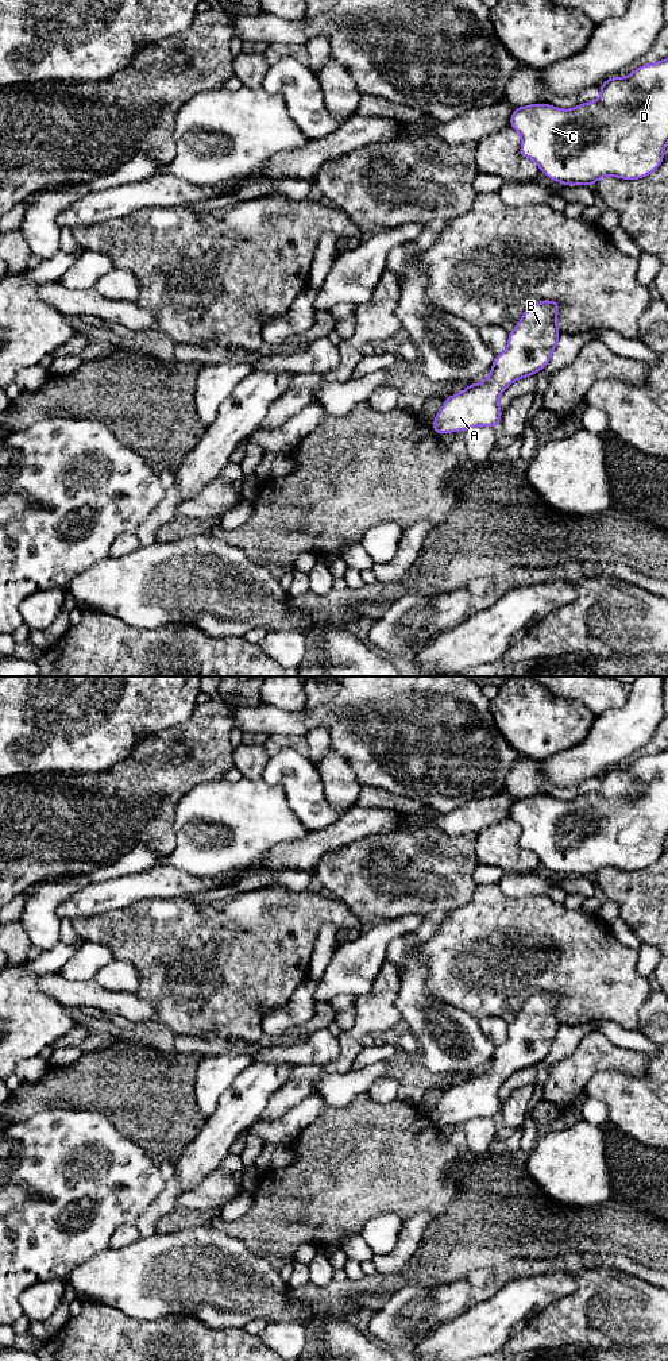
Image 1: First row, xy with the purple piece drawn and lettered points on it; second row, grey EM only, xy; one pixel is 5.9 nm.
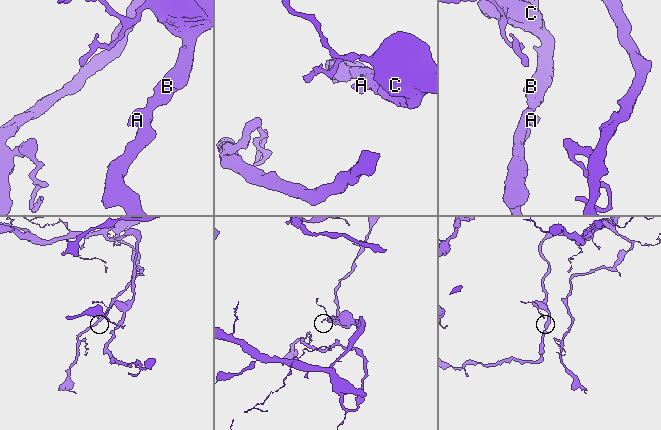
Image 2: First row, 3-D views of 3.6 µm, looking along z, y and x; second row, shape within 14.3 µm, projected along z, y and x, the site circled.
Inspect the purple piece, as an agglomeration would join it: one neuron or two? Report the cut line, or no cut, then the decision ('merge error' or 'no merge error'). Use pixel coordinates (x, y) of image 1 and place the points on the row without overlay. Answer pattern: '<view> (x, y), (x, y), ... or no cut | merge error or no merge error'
no cut | no merge error

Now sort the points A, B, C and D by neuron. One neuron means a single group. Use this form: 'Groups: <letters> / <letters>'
Groups: A B C D

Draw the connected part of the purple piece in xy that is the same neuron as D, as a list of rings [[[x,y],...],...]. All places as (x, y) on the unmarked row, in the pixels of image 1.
[[[668,749],[641,756],[626,768],[611,768],[601,778],[596,791],[571,801],[551,795],[517,798],[510,807],[510,818],[521,828],[520,844],[532,851],[542,865],[563,876],[592,878],[603,868],[640,871],[655,864],[664,852],[668,836]]]

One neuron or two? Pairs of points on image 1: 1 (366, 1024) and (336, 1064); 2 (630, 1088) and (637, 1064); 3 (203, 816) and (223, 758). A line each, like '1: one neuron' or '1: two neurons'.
1: one neuron
2: two neurons
3: two neurons

